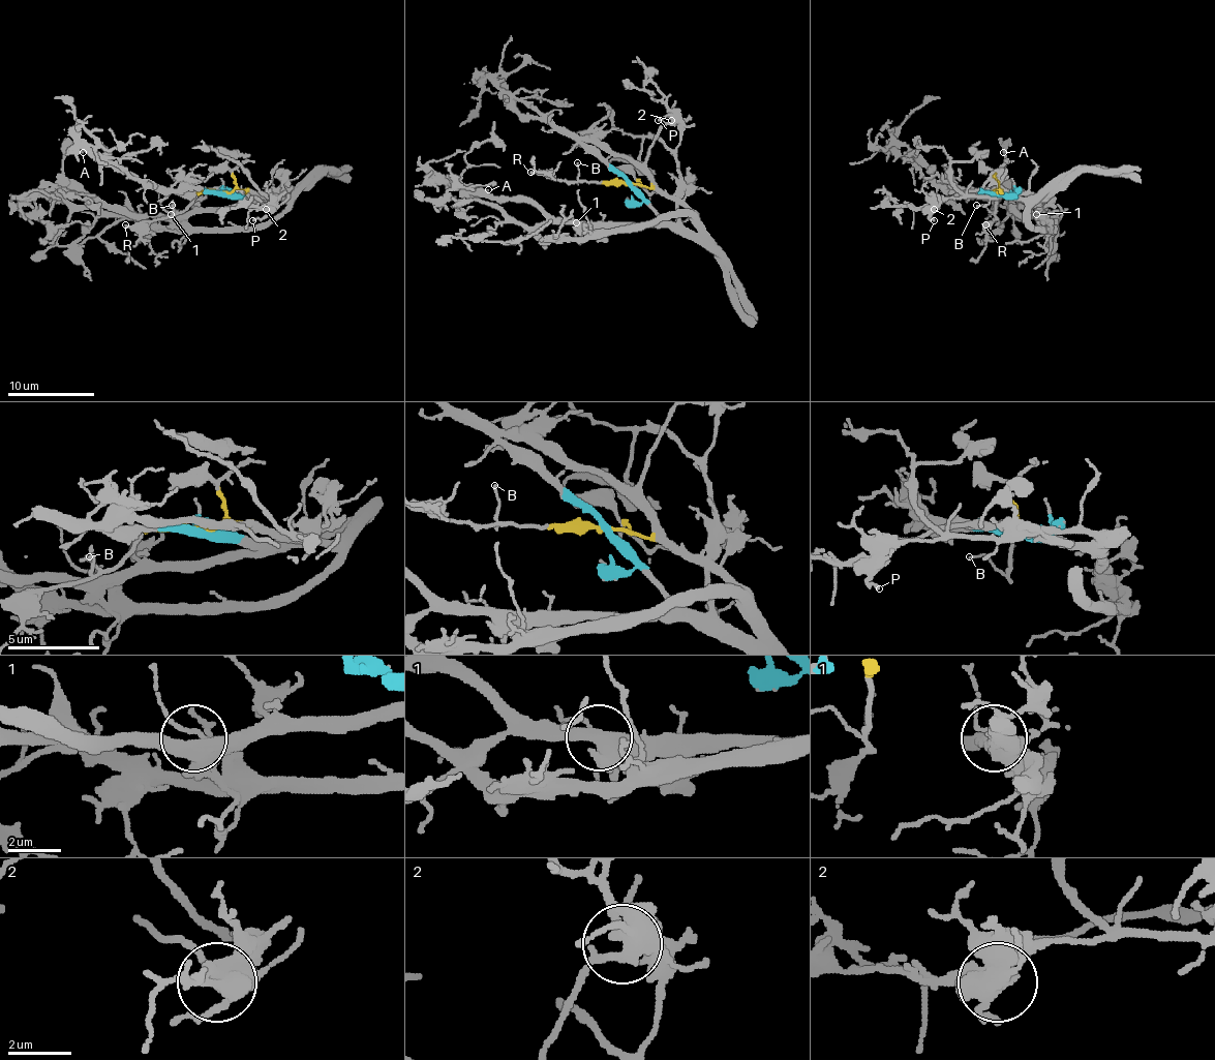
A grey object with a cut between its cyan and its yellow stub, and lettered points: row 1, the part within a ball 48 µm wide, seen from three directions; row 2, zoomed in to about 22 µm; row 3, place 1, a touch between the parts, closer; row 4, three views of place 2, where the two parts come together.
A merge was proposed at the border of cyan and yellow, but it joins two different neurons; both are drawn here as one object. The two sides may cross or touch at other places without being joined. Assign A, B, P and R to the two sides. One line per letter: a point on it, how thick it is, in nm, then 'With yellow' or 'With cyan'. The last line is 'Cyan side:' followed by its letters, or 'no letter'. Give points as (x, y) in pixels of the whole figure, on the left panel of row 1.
A: Place: (83, 152). Thickness 170 nm. With cyan
B: Place: (172, 205). Thickness 100 nm. With yellow
P: Place: (252, 220). Thickness 160 nm. With yellow
R: Place: (125, 224). Thickness 220 nm. With yellow
Cyan side: A

